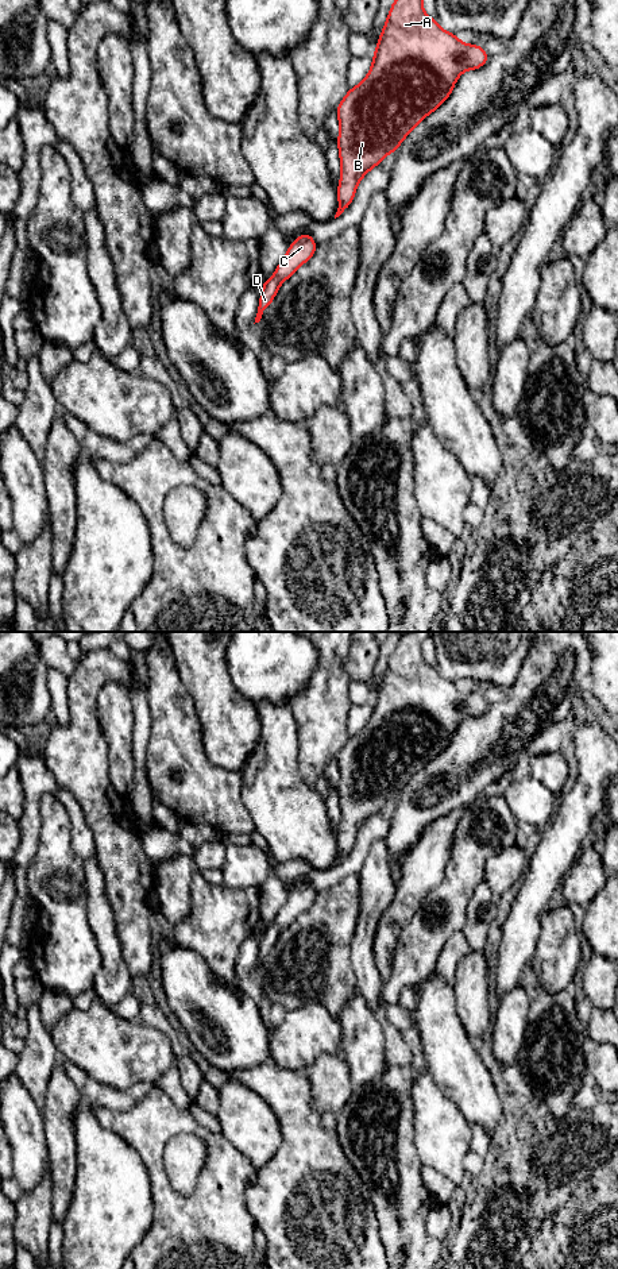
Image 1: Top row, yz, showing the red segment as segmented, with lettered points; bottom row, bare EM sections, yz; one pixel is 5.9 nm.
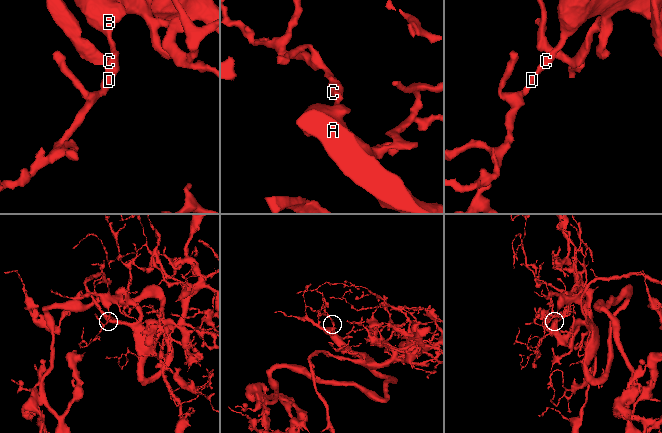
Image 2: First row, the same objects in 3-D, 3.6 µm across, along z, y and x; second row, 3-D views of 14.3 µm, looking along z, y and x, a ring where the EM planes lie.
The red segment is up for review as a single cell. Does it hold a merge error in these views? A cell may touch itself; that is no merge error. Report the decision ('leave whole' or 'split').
leave whole

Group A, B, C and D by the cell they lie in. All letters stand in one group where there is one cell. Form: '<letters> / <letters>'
A B C D

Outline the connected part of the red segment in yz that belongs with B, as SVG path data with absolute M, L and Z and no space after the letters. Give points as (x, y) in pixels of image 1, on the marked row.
M394 0L368 74L348 90L336 108L341 176L335 219L352 202L360 180L389 153L395 153L412 130L449 97L460 74L480 69L488 58L482 46L466 45L443 30L425 14L422 0Z

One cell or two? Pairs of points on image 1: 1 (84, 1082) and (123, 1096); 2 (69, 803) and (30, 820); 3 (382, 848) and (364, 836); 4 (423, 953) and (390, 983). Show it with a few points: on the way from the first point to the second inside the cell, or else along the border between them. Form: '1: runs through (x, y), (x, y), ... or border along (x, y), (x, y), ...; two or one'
1: runs through (93, 1091), (103, 1096), (114, 1096); one
2: border along (58, 787), (55, 795); two
3: border along (386, 839), (378, 839), (373, 843), (359, 870); two
4: runs through (414, 961), (398, 978); one

